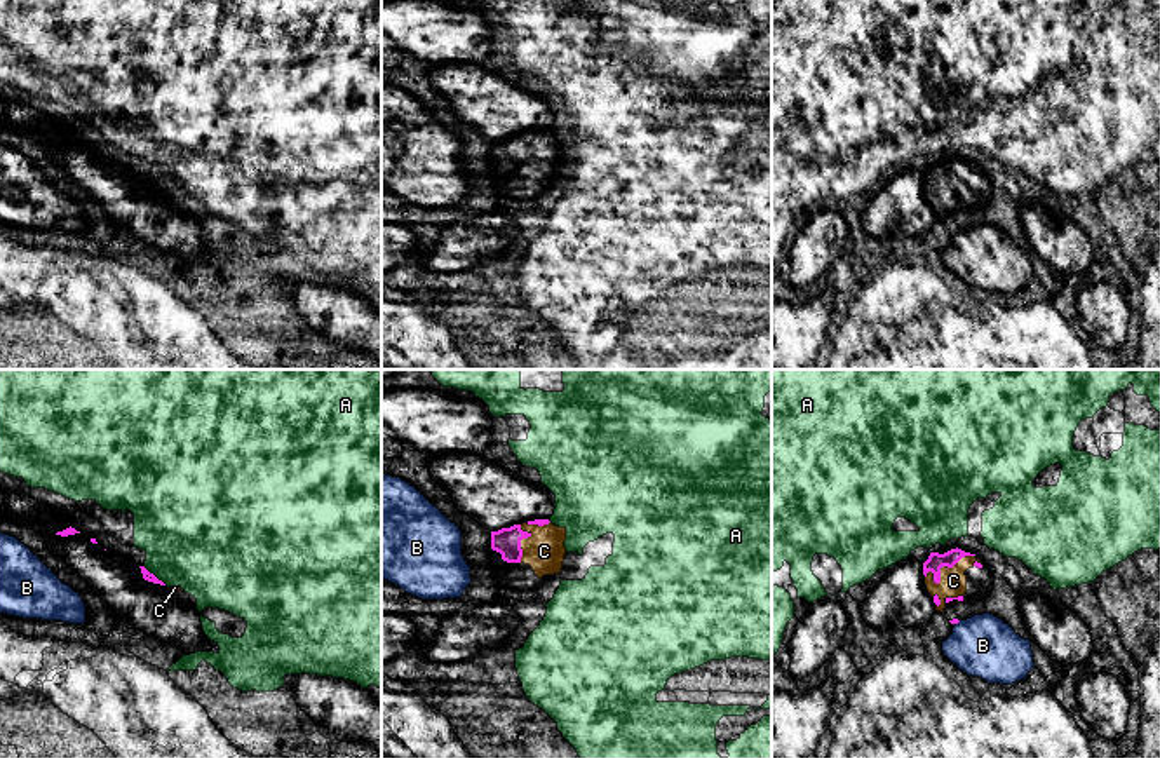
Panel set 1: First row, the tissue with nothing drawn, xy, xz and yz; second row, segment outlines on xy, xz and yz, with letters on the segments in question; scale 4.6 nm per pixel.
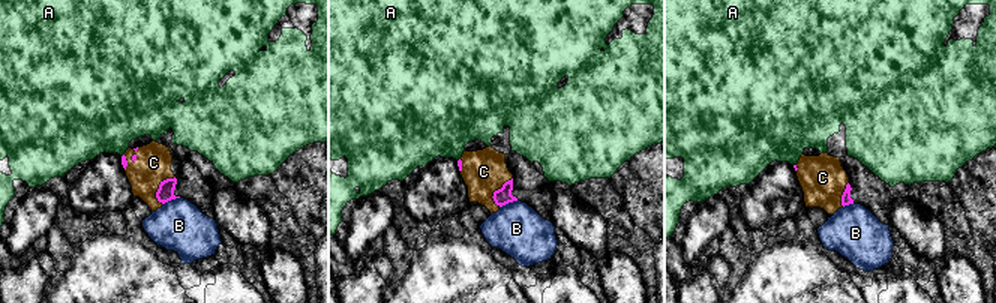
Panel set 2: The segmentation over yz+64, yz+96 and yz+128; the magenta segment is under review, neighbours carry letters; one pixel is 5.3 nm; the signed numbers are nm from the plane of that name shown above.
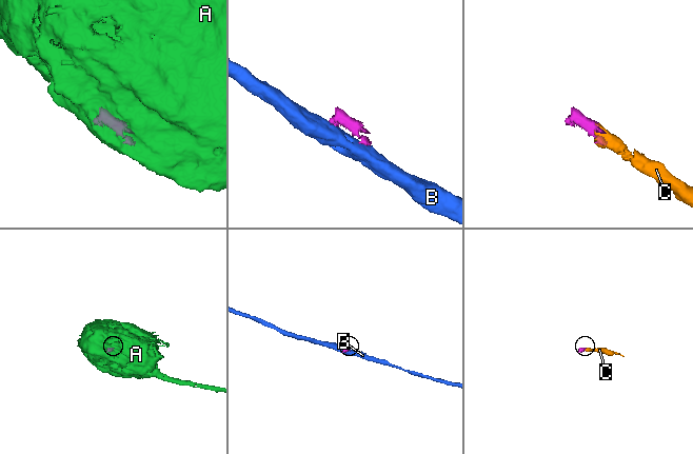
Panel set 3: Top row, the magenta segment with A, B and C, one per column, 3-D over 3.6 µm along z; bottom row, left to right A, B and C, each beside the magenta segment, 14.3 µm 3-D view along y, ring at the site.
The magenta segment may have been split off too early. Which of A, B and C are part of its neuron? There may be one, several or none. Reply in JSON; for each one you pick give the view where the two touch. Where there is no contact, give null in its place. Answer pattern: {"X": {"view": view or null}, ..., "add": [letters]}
{"C": {"view": "yz"}, "add": ["C"]}

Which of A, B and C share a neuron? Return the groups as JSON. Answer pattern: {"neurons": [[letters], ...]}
{"neurons": [["A"], ["B"], ["C"]]}

